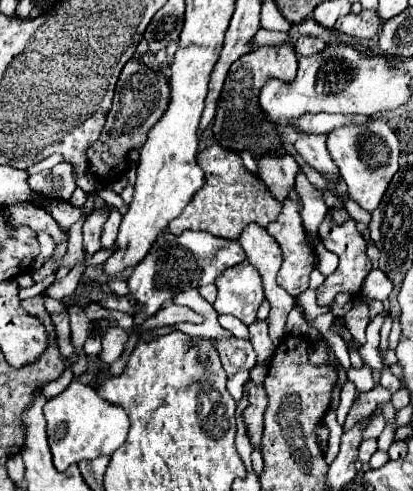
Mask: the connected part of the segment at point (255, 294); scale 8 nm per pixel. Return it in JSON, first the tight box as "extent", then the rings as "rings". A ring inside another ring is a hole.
{"extent":[213,261,263,325],"rings":[[[243,261],[233,265],[215,279],[217,301],[213,303],[219,315],[233,315],[245,325],[257,321],[257,307],[263,301],[263,281],[259,271]]]}

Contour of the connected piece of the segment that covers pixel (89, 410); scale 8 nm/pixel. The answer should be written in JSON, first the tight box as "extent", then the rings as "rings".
{"extent":[43,381,129,471],"rings":[[[73,381],[59,397],[49,399],[43,407],[43,415],[47,419],[47,441],[57,471],[65,471],[83,459],[91,461],[101,455],[111,455],[123,445],[129,431],[127,413],[101,399],[91,385],[79,381]]]}

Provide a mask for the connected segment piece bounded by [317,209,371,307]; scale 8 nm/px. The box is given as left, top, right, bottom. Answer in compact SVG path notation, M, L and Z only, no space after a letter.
M329 209L325 221L319 225L319 239L321 239L321 243L325 245L327 251L331 251L331 253L335 253L339 257L339 267L337 267L337 271L333 275L329 275L323 281L323 285L317 287L317 305L319 307L329 307L331 301L335 299L335 295L341 293L341 291L351 293L351 295L359 295L361 283L367 277L367 273L371 271L371 261L369 261L369 257L365 253L365 239L355 229L355 221L349 219L343 225L337 225L331 219L331 209Z

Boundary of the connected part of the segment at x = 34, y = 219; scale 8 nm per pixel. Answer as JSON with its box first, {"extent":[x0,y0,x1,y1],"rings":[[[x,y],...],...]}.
{"extent":[5,203,67,243],"rings":[[[19,203],[19,205],[5,207],[5,211],[9,215],[9,225],[11,227],[27,225],[33,231],[47,231],[55,239],[55,243],[61,243],[61,241],[67,239],[67,235],[59,229],[59,225],[55,223],[55,219],[45,209],[41,209],[39,205]]]}

